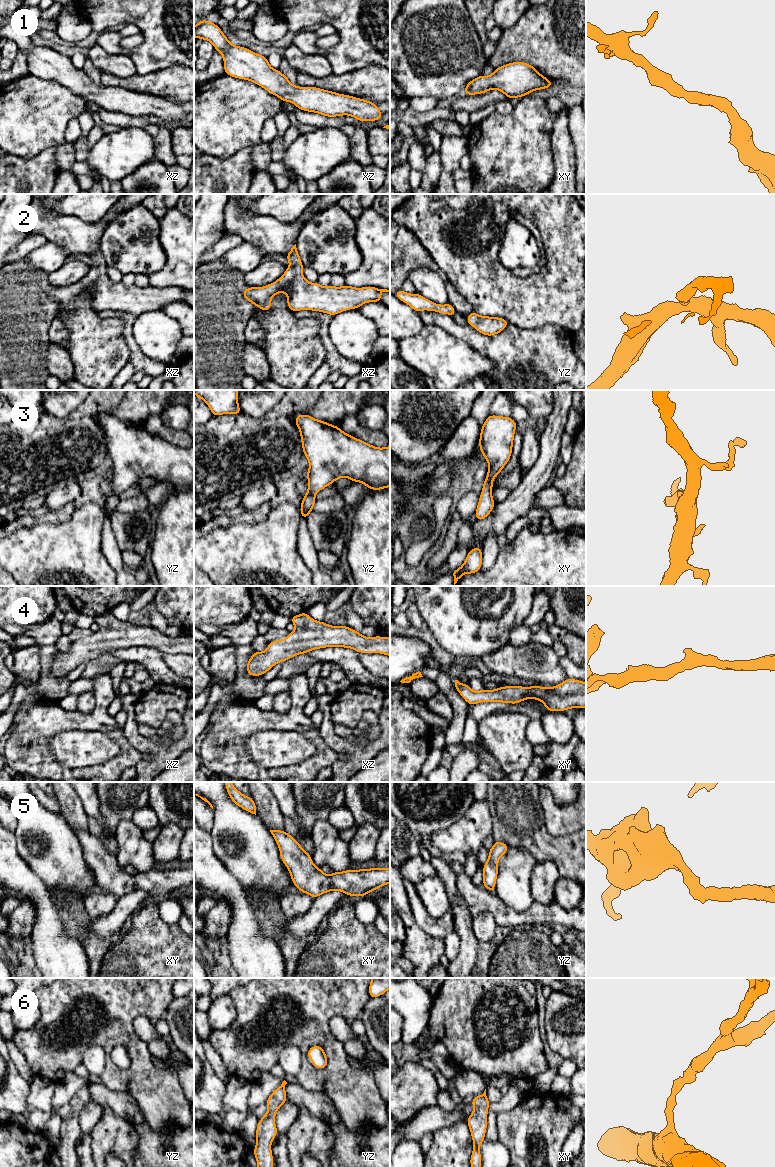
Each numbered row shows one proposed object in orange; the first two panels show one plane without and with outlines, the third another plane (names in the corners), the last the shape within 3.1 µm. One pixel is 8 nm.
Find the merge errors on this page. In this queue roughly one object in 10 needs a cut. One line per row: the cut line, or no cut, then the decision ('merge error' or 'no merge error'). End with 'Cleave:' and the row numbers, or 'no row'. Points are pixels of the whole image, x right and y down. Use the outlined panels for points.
1: no cut; no merge error
2: no cut; no merge error
3: no cut; no merge error
4: no cut; no merge error
5: no cut; no merge error
6: no cut; no merge error
Cleave: no row

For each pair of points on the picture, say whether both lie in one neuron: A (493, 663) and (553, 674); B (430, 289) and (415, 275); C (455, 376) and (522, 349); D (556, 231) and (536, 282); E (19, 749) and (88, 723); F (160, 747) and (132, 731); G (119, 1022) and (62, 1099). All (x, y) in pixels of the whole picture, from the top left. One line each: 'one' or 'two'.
A: one
B: one
C: two
D: one
E: one
F: one
G: two

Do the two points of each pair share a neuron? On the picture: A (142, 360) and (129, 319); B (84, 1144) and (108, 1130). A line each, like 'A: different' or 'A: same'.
A: same
B: different

